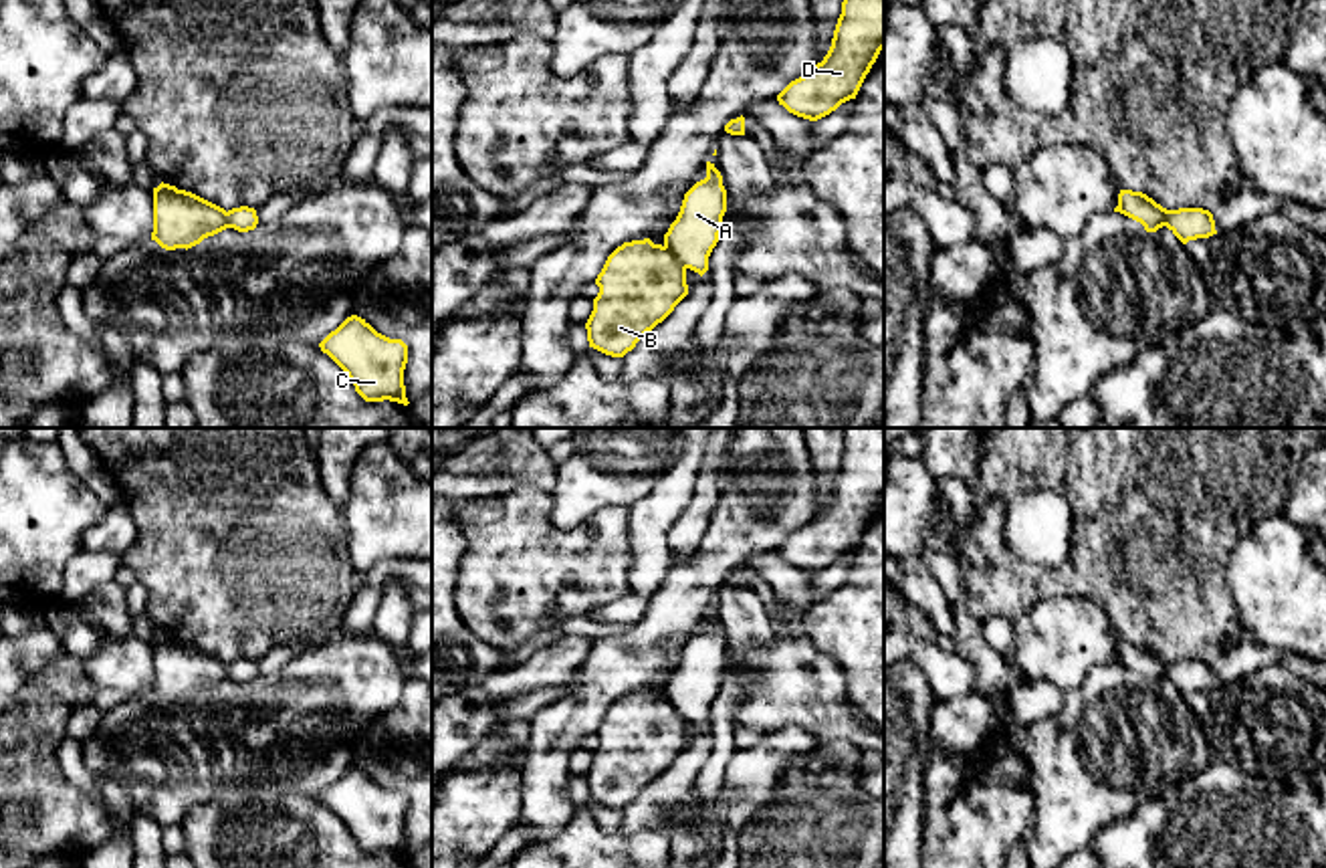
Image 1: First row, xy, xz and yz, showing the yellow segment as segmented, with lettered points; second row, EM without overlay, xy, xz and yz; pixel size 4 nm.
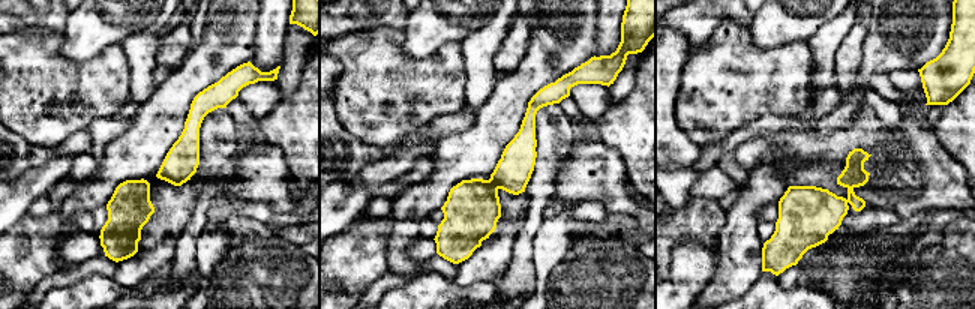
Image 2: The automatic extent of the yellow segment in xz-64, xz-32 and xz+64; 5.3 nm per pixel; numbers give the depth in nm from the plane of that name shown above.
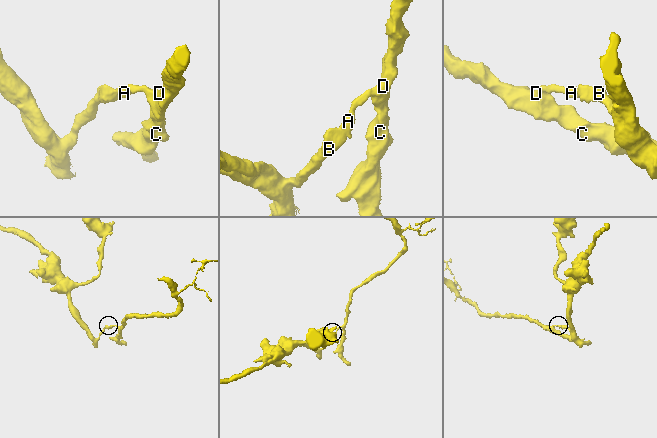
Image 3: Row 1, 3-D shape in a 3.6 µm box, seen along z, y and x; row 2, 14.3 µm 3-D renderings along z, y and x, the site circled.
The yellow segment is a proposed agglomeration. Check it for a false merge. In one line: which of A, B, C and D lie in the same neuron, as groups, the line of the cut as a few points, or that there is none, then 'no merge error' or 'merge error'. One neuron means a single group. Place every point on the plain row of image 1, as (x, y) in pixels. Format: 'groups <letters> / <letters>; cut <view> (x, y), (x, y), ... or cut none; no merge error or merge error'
groups A C D / B; cut xz (665, 697), (685, 721); merge error

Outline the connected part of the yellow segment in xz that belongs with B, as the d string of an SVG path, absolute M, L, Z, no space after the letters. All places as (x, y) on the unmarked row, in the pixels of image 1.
M650 690L618 698L595 731L599 739L585 775L589 799L624 809L688 747L686 721Z

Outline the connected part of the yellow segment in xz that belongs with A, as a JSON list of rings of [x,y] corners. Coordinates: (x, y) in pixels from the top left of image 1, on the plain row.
[[[706,614],[706,630],[684,646],[680,664],[664,686],[664,698],[684,721],[702,729],[719,694],[725,664],[727,642],[723,628],[714,616]]]

